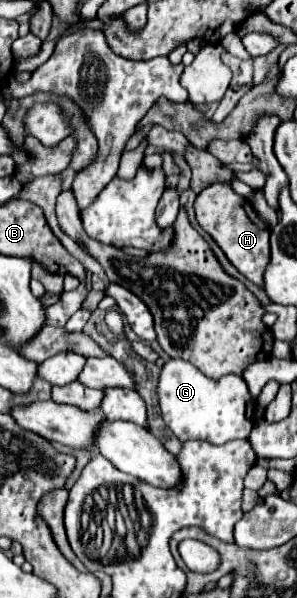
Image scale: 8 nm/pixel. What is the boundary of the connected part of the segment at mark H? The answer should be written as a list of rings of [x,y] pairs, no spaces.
[[[213,183],[197,195],[195,215],[199,225],[217,241],[239,273],[263,287],[263,271],[267,269],[267,259],[271,257],[269,227],[259,219],[253,205],[245,197],[237,195],[229,183]]]

